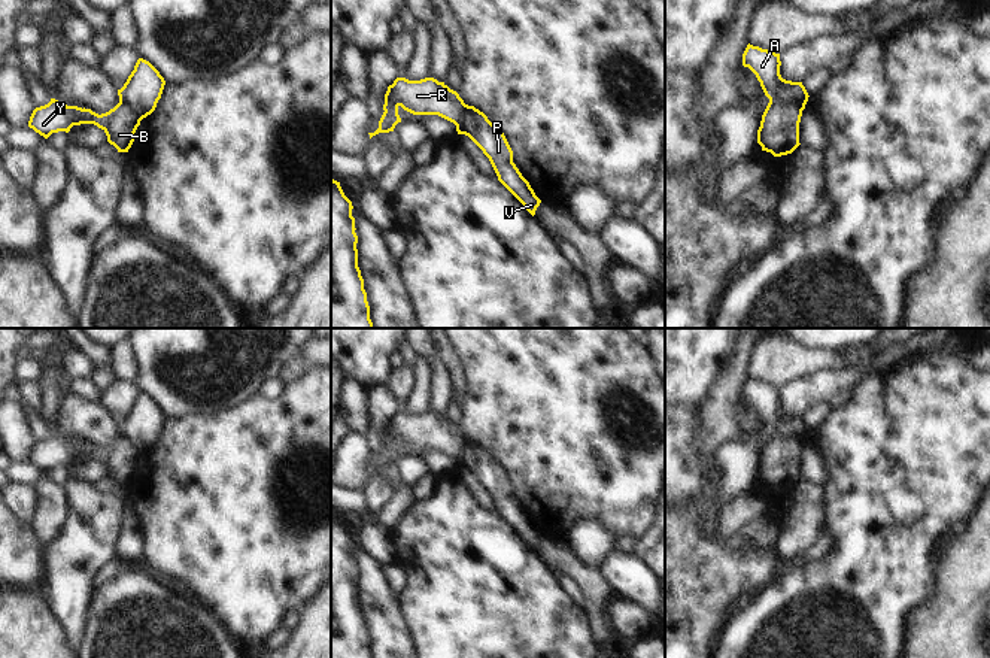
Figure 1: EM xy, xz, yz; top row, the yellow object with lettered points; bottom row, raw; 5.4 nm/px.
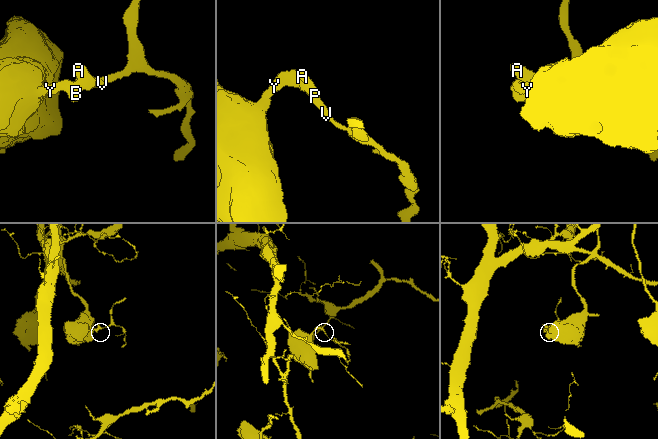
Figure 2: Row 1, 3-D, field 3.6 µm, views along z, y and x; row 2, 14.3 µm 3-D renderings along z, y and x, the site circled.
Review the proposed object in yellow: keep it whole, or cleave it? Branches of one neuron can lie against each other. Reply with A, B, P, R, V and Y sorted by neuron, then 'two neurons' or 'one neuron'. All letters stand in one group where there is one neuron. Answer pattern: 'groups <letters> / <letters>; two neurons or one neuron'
groups A P V / B R Y; two neurons

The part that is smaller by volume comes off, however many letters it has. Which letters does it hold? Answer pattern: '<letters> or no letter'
A, P, V

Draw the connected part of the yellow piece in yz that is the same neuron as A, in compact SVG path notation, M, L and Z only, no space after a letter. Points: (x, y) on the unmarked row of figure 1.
M748 377L742 388L742 400L756 409L769 434L805 443L810 430L802 416L792 416L781 412L780 388Z

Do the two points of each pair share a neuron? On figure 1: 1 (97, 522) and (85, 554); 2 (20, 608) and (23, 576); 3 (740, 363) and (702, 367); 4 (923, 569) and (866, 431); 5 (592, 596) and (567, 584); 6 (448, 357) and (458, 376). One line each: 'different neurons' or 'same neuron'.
1: same neuron
2: different neurons
3: different neurons
4: same neuron
5: different neurons
6: same neuron

